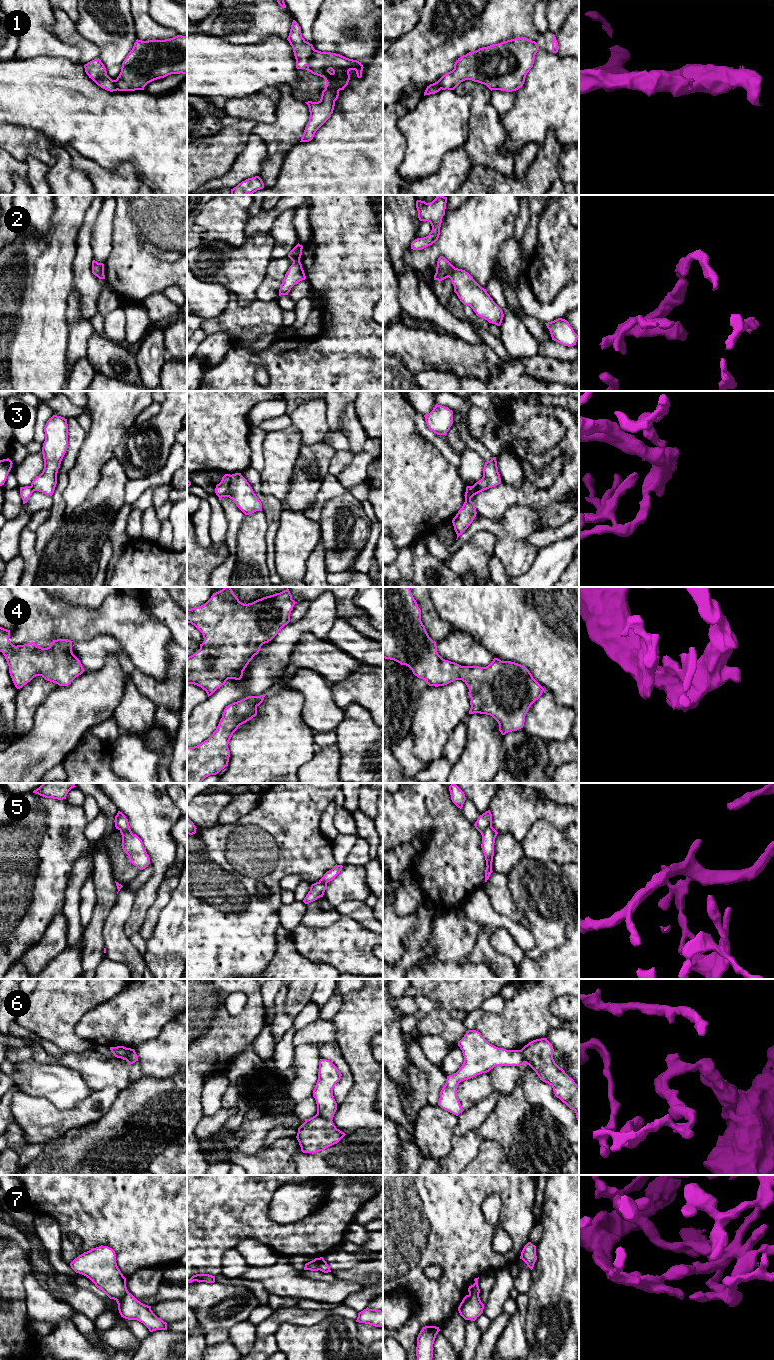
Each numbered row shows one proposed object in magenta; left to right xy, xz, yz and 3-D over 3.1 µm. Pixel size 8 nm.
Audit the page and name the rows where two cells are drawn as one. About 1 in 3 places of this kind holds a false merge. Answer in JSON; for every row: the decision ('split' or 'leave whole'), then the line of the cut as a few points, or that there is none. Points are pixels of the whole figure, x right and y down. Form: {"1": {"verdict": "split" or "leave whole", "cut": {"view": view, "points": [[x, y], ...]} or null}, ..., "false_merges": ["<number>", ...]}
{"1": {"verdict": "split", "cut": {"view": "xz", "points": [[315, 50], [306, 65]]}}, "2": {"verdict": "split", "cut": {"view": "yz", "points": [[455, 268], [449, 277]]}}, "3": {"verdict": "split", "cut": {"view": "xz", "points": [[231, 475], [228, 490], [219, 497]]}}, "4": {"verdict": "leave whole", "cut": null}, "5": {"verdict": "split", "cut": {"view": "xy", "points": [[120, 830], [131, 833]]}}, "6": {"verdict": "split", "cut": {"view": "xz", "points": [[317, 1113], [331, 1120]]}}, "7": {"verdict": "split", "cut": {"view": "xz", "points": [[317, 1258], [319, 1269]]}}, "false_merges": ["1", "2", "3", "5", "6", "7"]}

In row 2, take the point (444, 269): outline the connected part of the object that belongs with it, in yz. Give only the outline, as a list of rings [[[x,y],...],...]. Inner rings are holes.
[[[440,256],[437,261],[436,273],[434,280],[442,281],[452,274],[455,267],[443,256]]]

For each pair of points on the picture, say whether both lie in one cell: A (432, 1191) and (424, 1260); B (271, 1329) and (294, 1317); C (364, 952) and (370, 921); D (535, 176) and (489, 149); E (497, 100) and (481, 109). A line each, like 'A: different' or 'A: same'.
A: same
B: same
C: different
D: different
E: different

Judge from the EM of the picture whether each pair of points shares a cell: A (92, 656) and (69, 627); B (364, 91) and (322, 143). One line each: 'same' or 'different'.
A: different
B: same

